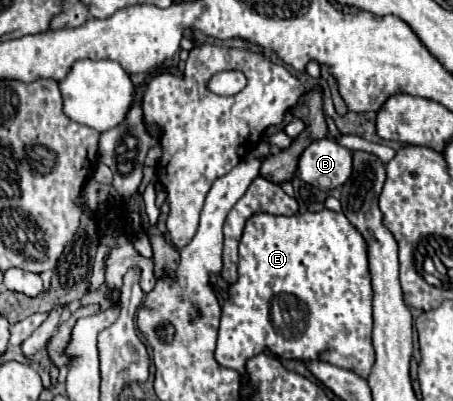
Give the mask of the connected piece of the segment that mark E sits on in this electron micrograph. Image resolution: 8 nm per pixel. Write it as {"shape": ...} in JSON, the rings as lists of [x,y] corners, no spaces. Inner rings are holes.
{"shape":[[[298,212],[294,216],[256,214],[246,222],[240,240],[238,280],[230,286],[222,306],[216,360],[224,368],[242,372],[246,360],[268,348],[278,358],[324,360],[366,378],[374,364],[372,348],[372,284],[368,246],[342,212]]]}

